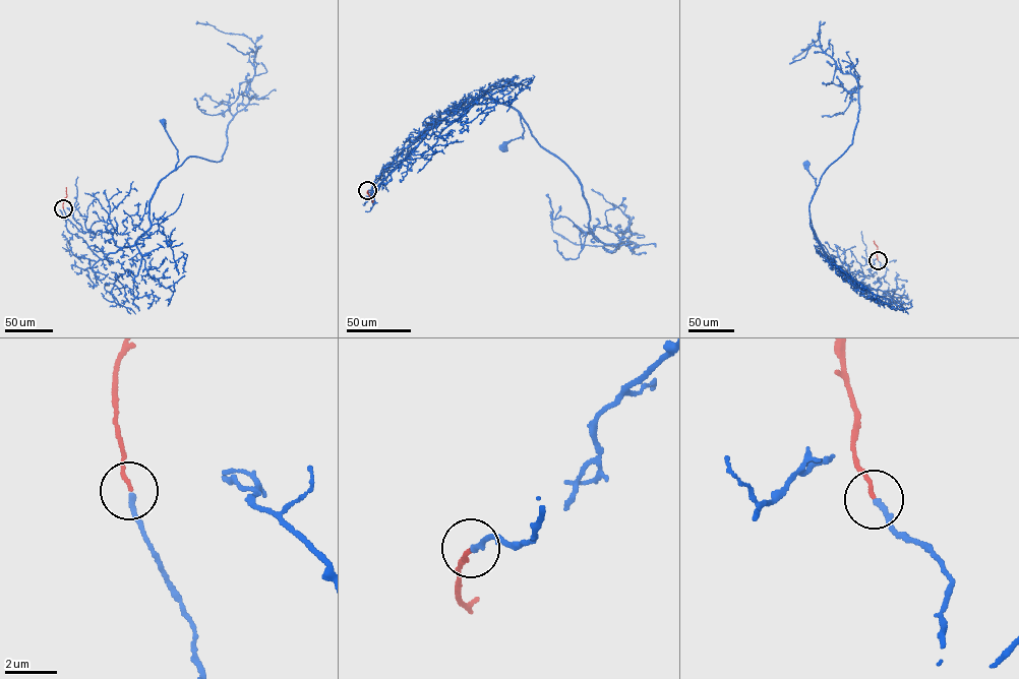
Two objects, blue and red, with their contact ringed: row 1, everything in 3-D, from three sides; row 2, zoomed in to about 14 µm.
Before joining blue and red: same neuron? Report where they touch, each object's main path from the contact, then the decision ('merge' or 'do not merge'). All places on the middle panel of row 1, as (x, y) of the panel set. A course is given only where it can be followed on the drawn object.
(367, 190) | blue via (367, 190), (433, 119), (454, 115), (485, 94), (483, 99), (520, 115), (523, 138), (504, 148) | red via (367, 190), (372, 202) | merge

